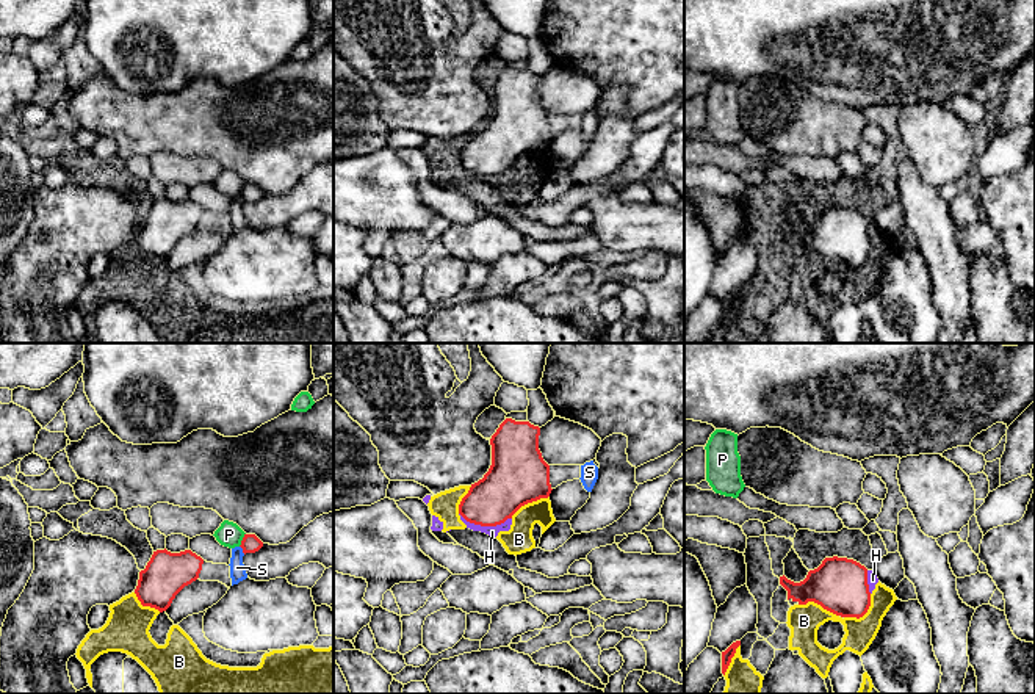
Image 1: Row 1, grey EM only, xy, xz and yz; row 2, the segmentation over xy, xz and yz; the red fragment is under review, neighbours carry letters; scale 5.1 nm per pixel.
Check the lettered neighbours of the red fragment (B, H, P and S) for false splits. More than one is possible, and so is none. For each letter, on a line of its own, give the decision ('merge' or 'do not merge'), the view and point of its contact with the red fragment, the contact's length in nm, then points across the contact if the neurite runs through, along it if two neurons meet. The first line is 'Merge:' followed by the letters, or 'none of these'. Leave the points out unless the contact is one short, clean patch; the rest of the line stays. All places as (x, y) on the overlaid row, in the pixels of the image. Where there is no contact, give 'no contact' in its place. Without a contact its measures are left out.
Merge: none of these
B: do not merge; meets red in yz at (863, 614); contact 190 nm long
H: do not merge; meets red in xz at (486, 525); contact 280 nm long; border along xz (459, 513), (467, 520), (481, 525), (500, 525), (511, 519)
P: do not merge; meets red in xy at (243, 539); contact 80 nm long; border along xy (245, 533), (238, 545)
S: do not merge; meets red in xy at (243, 550); contact 50 nm long

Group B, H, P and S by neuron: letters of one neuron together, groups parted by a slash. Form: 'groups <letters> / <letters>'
groups B H / P / S

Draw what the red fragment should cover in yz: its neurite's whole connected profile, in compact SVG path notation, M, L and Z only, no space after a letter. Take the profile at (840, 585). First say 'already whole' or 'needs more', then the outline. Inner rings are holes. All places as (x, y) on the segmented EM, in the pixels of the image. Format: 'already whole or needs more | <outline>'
already whole | M825 558L800 583L780 577L788 600L806 605L814 602L841 617L863 617L871 606L867 569L847 558Z

